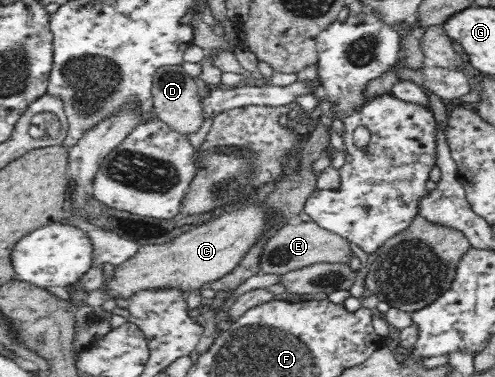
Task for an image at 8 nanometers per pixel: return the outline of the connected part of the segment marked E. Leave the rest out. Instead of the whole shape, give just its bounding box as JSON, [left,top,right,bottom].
[259,221,353,275]

